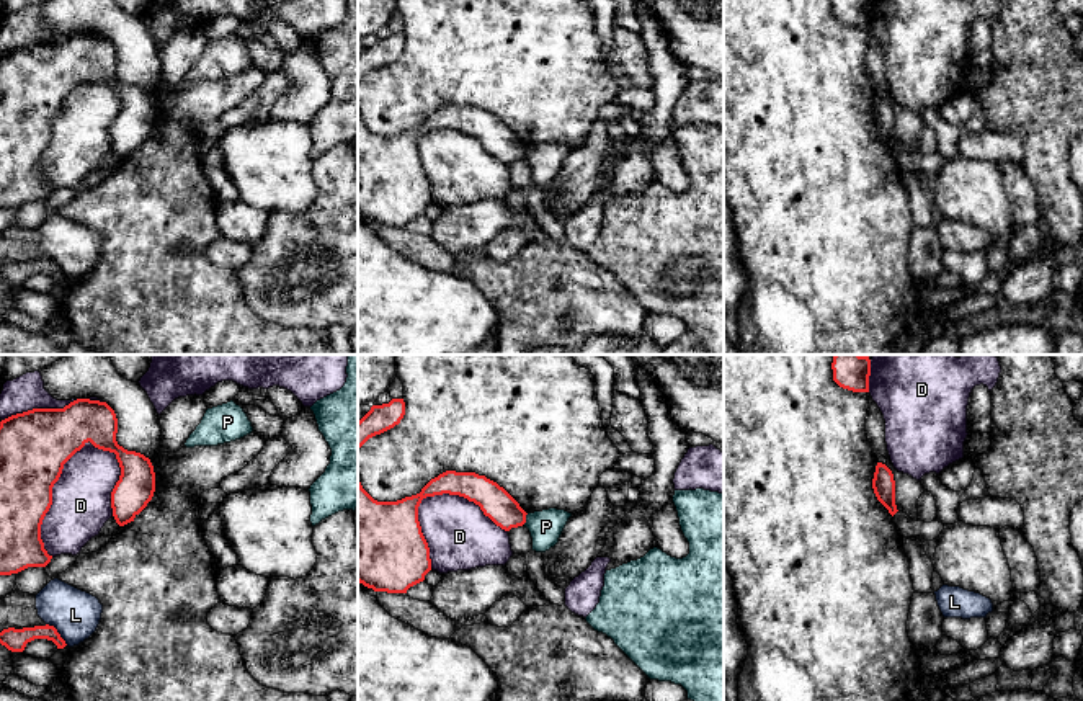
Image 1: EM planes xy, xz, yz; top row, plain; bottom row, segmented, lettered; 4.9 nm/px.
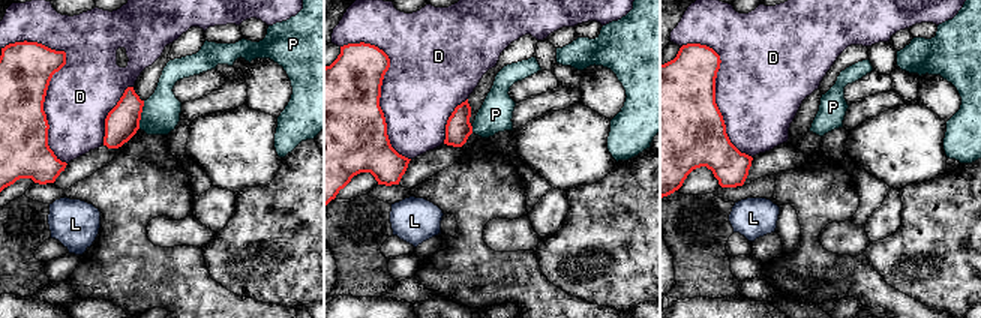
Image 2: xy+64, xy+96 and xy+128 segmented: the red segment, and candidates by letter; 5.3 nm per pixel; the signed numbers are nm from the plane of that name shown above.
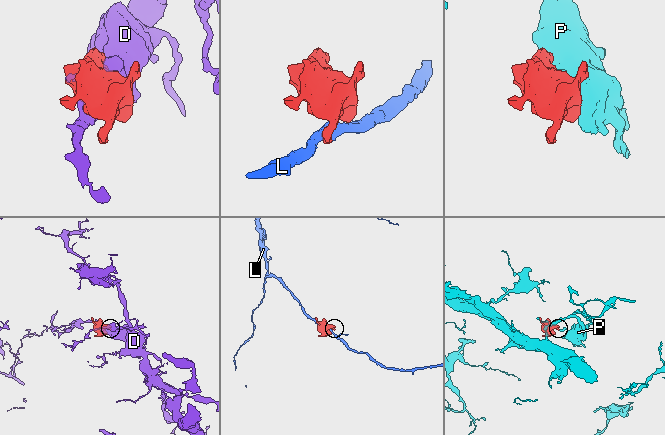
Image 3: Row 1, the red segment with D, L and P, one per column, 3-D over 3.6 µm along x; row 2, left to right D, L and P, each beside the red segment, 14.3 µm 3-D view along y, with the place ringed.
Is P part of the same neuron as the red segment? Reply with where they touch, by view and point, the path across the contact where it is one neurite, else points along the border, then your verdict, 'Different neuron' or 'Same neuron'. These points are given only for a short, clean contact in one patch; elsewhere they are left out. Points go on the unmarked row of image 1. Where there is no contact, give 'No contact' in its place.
Touches red at xz (525, 152). Boundary: xz (528, 147), (523, 157). Different neuron

